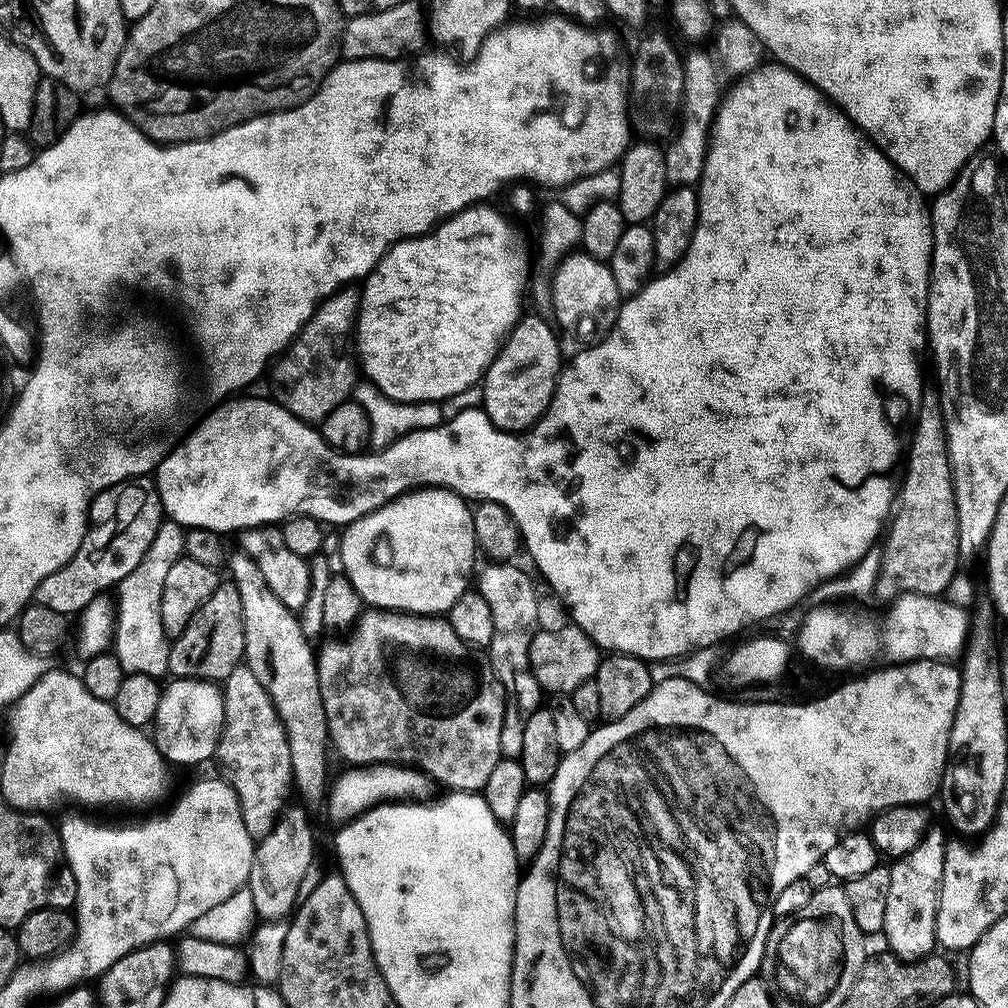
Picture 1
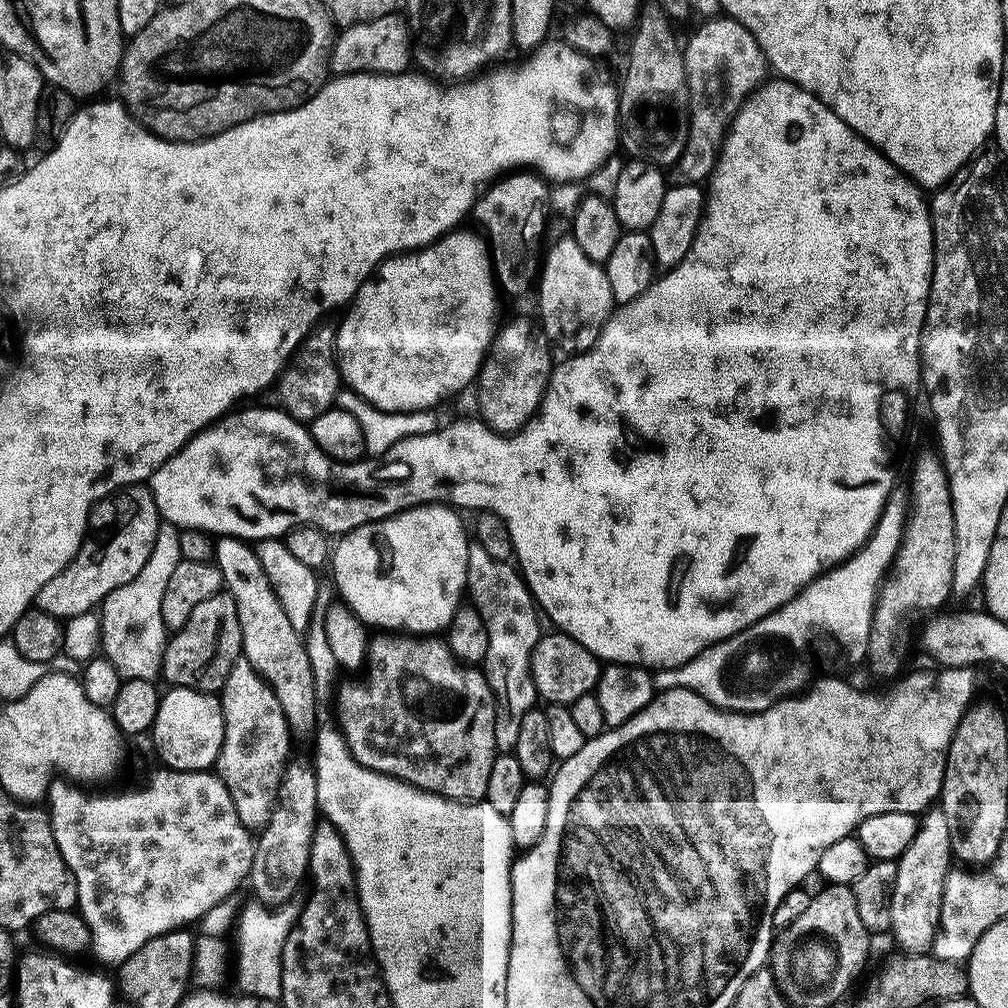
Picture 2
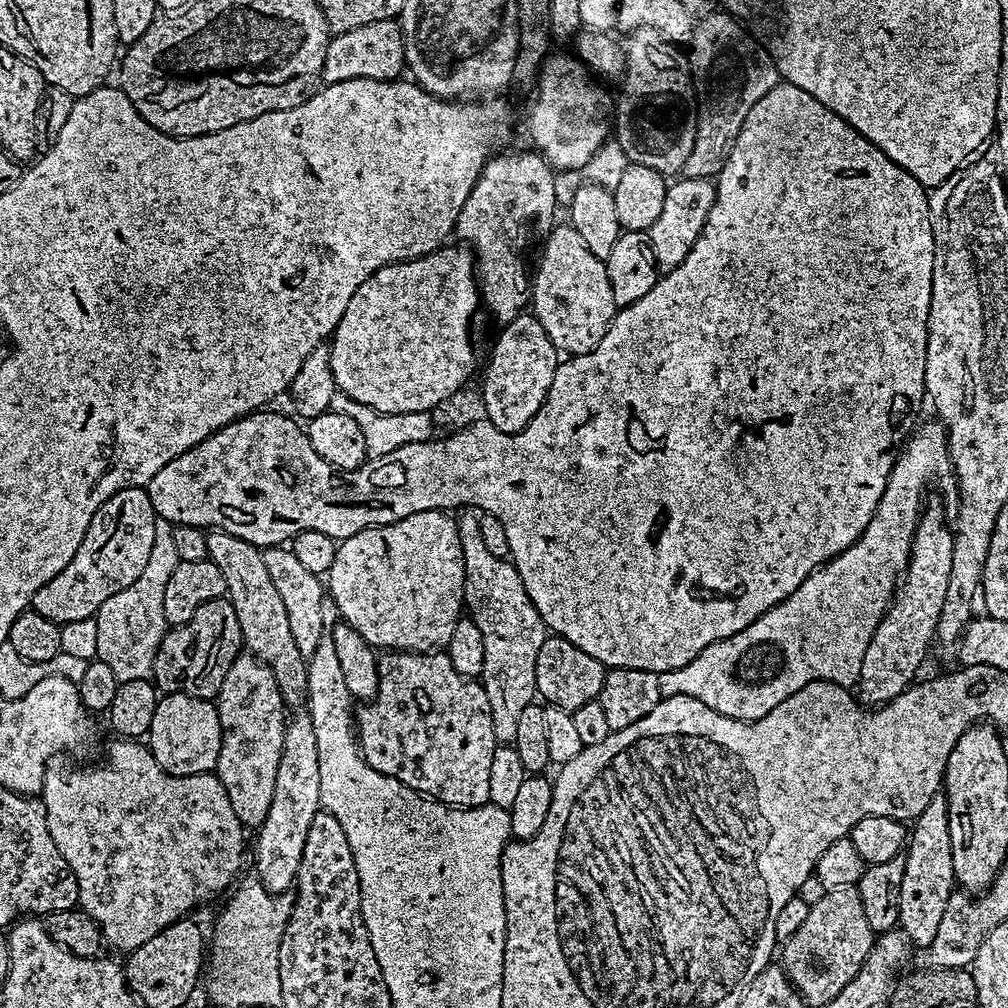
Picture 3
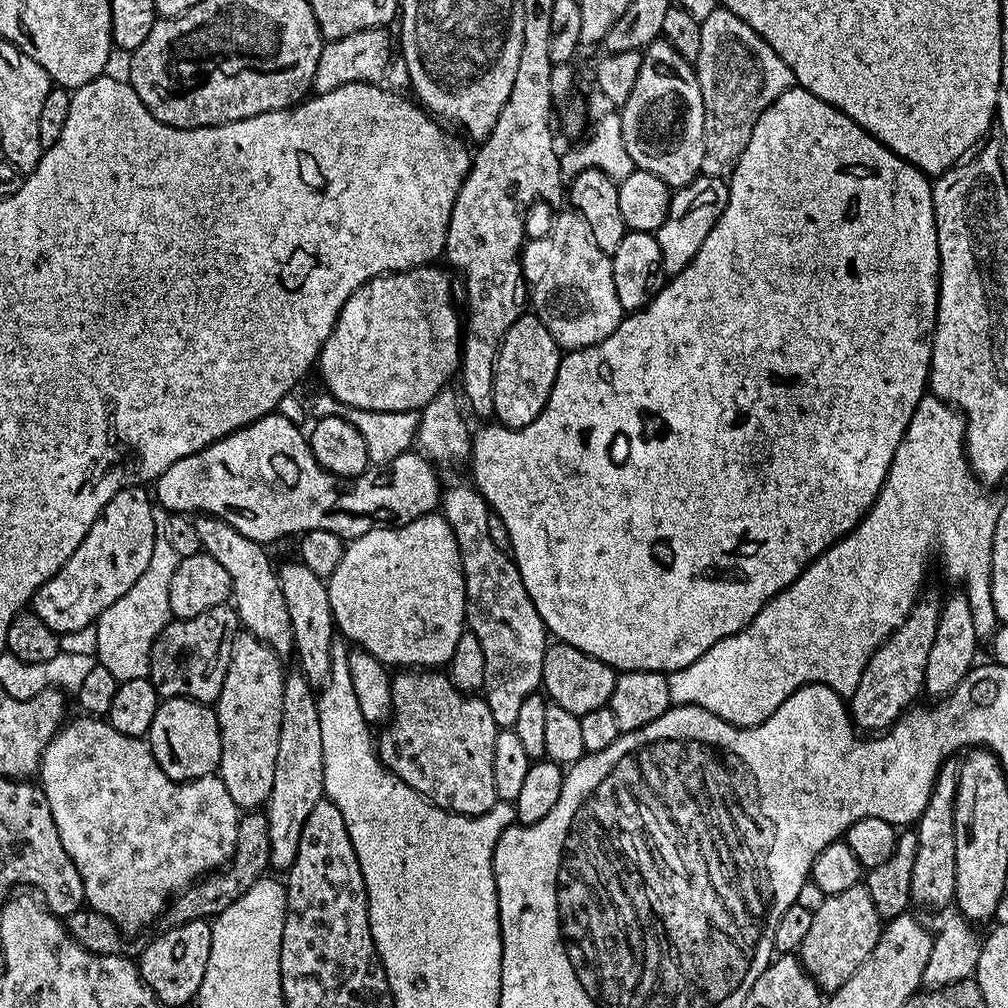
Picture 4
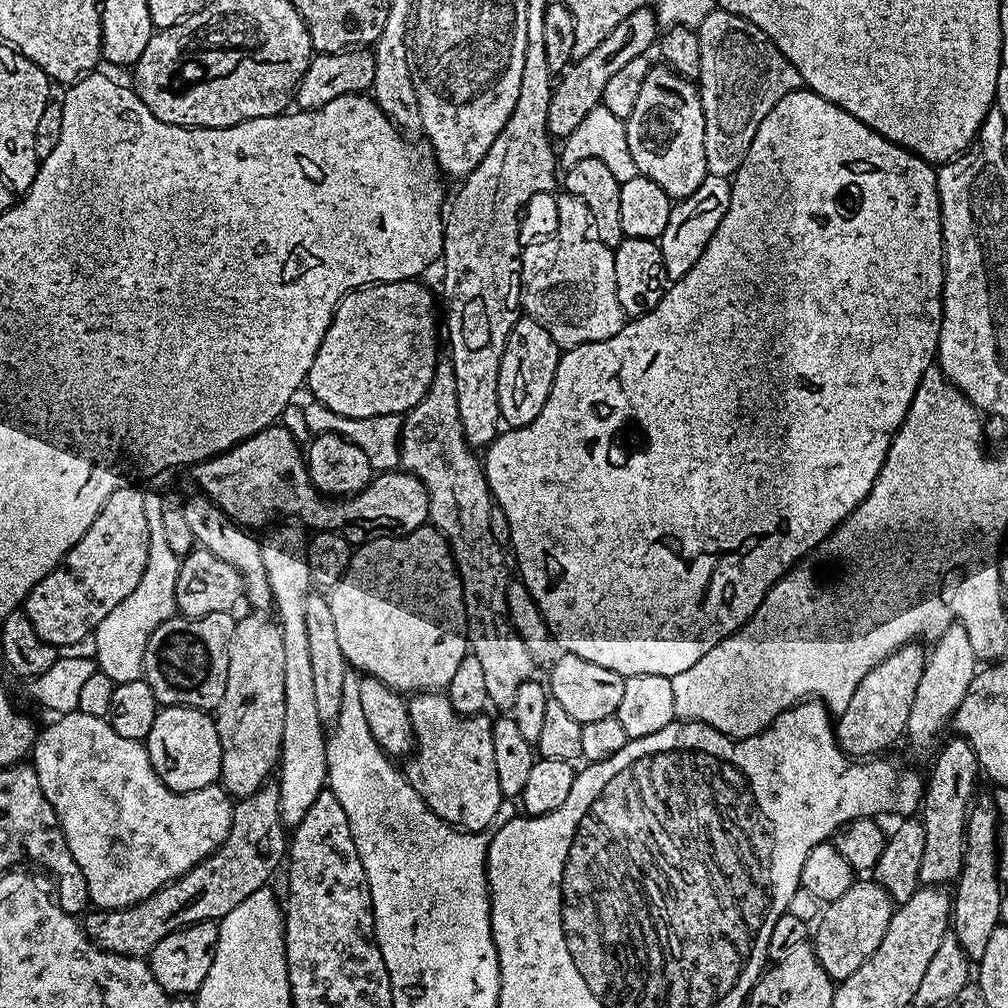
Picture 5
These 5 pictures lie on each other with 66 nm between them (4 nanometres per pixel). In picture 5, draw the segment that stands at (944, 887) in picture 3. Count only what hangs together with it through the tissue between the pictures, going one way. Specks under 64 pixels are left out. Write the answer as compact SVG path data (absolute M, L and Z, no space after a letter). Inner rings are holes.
M955 738L940 753L936 756L936 761L932 764L932 777L927 777L926 787L922 797L922 819L924 821L924 829L926 830L926 850L922 854L922 870L920 871L920 882L924 886L948 886L953 882L959 880L960 871L964 865L964 835L966 834L966 826L968 825L968 814L973 807L974 801L977 799L978 793L976 793L976 779L982 776L982 769L980 766L980 759L976 757L976 749L966 738Z

